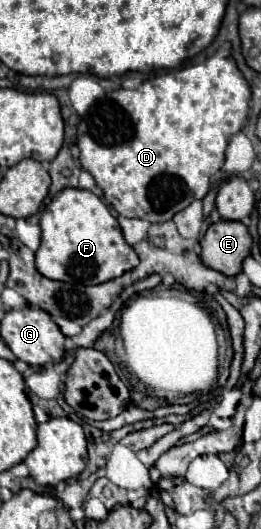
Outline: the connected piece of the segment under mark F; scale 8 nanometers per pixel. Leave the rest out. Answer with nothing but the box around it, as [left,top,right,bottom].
[35,188,139,284]

